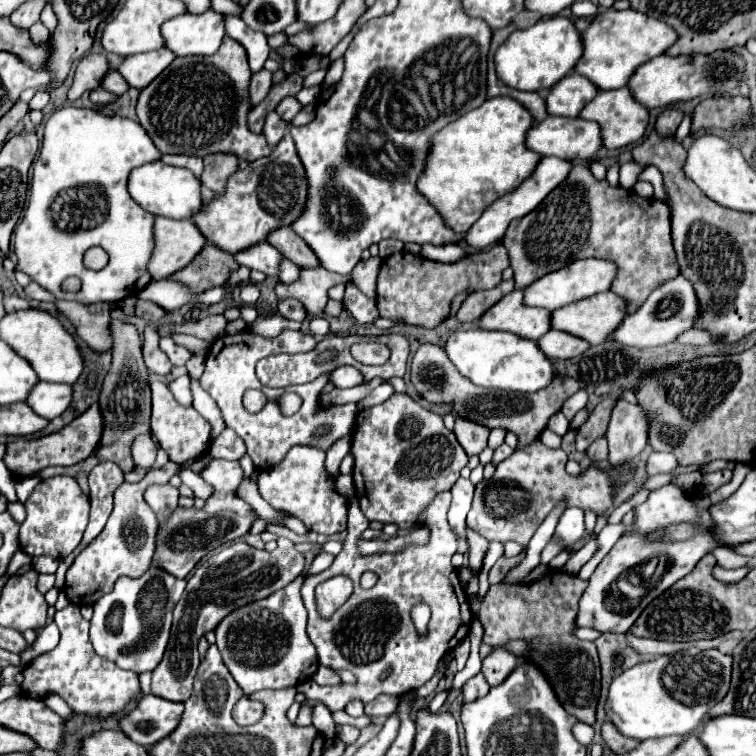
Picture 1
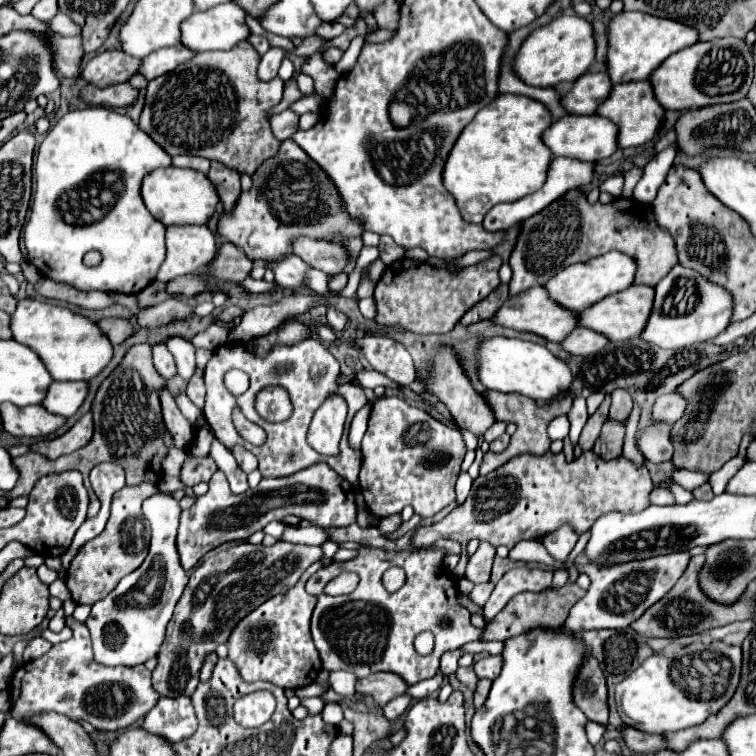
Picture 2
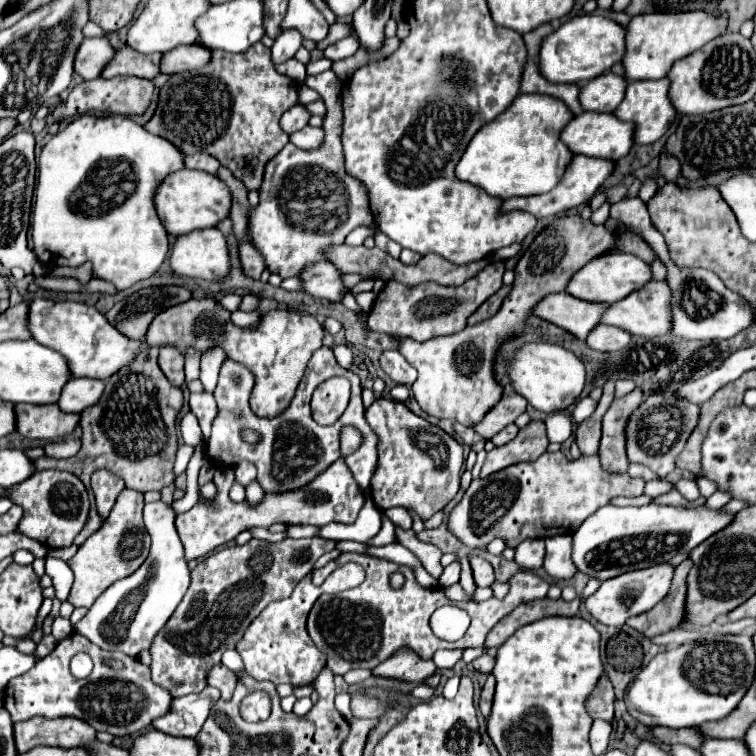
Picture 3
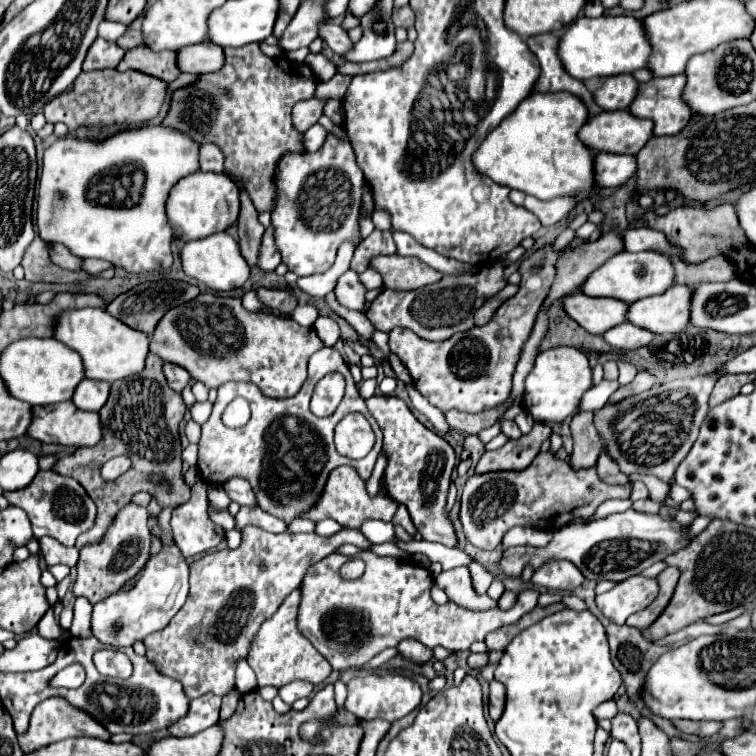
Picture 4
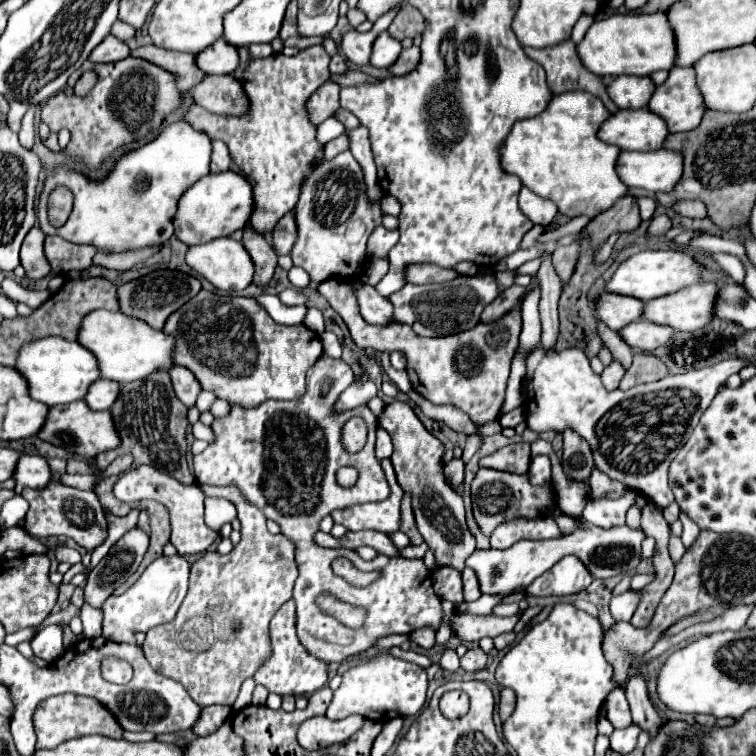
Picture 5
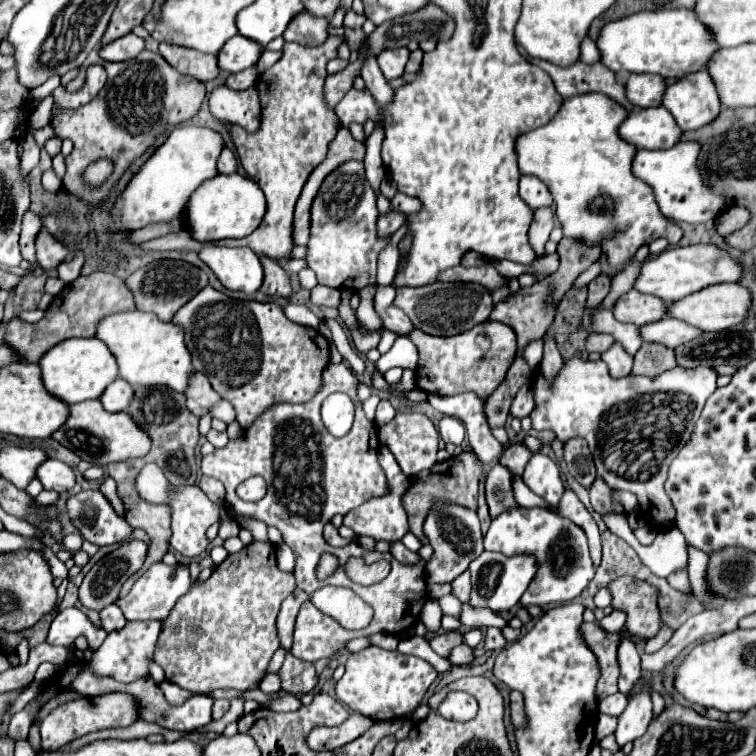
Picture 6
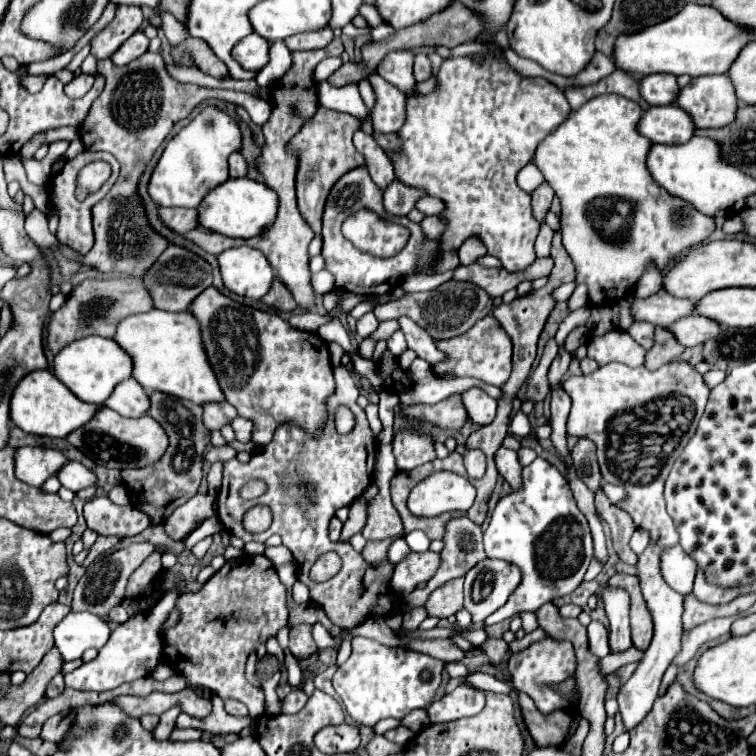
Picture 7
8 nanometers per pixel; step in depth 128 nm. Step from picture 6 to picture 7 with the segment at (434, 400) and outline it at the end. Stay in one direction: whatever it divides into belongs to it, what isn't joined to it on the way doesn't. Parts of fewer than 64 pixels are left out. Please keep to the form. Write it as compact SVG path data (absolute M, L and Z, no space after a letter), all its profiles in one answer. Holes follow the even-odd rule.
M472 388L466 390L462 394L462 402L466 406L468 418L472 418L472 422L476 424L490 424L496 416L496 408L498 408L498 400L490 398L484 390L480 388ZM500 448L496 452L496 468L498 472L506 478L506 482L512 486L512 488L518 488L520 486L520 462L518 462L518 456L516 452L508 450L508 448Z

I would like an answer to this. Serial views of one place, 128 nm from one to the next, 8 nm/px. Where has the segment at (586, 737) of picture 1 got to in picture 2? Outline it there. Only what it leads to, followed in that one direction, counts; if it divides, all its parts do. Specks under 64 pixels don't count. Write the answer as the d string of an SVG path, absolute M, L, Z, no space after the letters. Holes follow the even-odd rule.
M588 722L586 724L586 736L588 736L592 746L596 746L602 740L604 730L606 730L606 726L602 726L602 724L596 724L596 722Z

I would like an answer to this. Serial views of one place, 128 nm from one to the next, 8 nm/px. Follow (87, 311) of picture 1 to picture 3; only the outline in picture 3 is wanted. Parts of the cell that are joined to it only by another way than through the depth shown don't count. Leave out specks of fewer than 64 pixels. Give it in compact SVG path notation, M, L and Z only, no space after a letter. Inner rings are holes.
M150 286L116 302L106 312L106 318L128 338L142 340L148 332L150 322L162 310L182 304L190 298L192 292L182 286Z

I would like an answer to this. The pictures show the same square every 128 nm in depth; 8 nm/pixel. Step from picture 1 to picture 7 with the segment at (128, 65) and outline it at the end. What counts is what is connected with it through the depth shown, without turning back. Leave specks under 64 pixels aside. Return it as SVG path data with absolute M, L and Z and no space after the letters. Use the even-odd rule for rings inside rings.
M250 34L244 40L240 40L240 44L236 44L232 56L240 62L244 70L258 72L270 60L270 42L262 40L262 36L258 34Z

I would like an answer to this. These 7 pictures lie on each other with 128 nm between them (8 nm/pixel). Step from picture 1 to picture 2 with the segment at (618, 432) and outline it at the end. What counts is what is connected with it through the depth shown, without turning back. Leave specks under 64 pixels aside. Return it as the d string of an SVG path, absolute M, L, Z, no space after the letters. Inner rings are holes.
M616 388L612 392L612 406L610 406L610 416L612 418L628 418L632 412L632 396L624 388ZM670 392L670 394L662 395L656 400L652 409L652 418L676 422L678 416L686 414L686 408L688 408L688 400L678 392Z

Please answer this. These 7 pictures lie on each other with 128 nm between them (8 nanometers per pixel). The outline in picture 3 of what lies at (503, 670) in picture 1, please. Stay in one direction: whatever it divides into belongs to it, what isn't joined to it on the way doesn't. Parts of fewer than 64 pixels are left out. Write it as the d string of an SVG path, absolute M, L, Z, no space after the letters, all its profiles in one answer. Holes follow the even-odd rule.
M482 654L480 658L476 658L476 660L472 662L472 666L474 666L478 672L492 672L492 668L494 668L494 658L488 656L488 654Z

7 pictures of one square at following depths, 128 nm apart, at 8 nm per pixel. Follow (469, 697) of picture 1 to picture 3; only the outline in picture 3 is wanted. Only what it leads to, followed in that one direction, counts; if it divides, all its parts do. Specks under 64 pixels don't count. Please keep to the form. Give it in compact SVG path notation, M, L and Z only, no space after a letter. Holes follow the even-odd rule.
M490 674L484 688L482 688L482 696L480 696L480 712L484 718L488 718L488 714L492 712L492 700L494 700L494 686L496 686L496 680L494 676Z

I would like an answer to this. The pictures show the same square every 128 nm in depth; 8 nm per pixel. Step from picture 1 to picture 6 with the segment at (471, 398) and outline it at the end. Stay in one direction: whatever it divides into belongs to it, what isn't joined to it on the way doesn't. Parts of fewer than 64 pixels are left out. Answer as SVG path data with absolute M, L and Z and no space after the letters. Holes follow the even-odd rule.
M510 444L504 450L504 456L500 458L500 464L506 466L512 474L522 474L524 466L532 458L532 452L524 444Z

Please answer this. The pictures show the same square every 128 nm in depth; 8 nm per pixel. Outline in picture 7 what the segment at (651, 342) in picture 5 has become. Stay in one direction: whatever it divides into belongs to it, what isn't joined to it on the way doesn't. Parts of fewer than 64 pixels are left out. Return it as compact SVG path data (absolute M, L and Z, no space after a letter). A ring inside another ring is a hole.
M686 316L684 320L678 320L676 324L668 326L668 330L672 330L674 336L680 340L680 344L688 348L716 338L722 326L716 320L710 320L704 316Z

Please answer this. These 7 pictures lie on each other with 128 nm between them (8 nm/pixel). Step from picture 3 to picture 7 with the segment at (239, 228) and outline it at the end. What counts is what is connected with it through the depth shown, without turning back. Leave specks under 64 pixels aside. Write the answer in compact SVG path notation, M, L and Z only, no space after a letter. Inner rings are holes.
M274 280L270 292L264 296L262 302L268 304L268 306L272 306L272 308L276 308L276 310L280 310L280 312L294 312L296 306L298 306L298 304L294 302L292 294L282 288L280 280Z

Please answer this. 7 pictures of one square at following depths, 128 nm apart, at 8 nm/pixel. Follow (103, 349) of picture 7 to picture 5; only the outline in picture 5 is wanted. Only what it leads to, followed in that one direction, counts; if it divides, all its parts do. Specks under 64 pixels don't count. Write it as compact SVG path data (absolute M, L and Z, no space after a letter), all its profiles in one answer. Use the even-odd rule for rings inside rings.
M56 336L26 344L18 356L16 368L22 372L24 378L28 378L32 398L46 406L82 400L88 394L88 388L96 380L100 380L100 366L96 356L88 352L88 348L84 348L80 342L70 342Z

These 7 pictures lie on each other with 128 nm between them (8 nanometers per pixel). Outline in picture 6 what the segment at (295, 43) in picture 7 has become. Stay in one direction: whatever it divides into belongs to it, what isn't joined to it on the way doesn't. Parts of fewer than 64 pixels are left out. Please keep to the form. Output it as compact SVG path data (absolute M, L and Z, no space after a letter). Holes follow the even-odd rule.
M310 14L296 16L284 32L286 42L296 42L302 46L320 46L328 38L328 20L314 18Z

